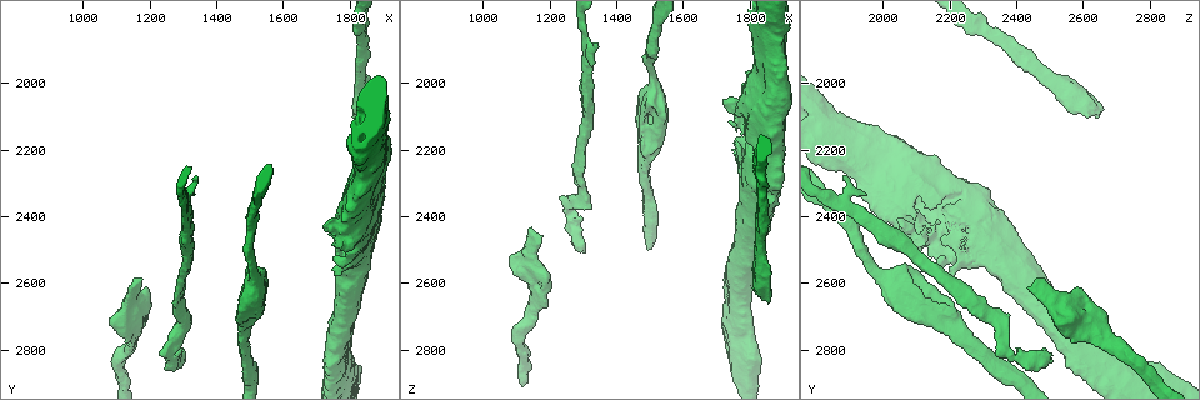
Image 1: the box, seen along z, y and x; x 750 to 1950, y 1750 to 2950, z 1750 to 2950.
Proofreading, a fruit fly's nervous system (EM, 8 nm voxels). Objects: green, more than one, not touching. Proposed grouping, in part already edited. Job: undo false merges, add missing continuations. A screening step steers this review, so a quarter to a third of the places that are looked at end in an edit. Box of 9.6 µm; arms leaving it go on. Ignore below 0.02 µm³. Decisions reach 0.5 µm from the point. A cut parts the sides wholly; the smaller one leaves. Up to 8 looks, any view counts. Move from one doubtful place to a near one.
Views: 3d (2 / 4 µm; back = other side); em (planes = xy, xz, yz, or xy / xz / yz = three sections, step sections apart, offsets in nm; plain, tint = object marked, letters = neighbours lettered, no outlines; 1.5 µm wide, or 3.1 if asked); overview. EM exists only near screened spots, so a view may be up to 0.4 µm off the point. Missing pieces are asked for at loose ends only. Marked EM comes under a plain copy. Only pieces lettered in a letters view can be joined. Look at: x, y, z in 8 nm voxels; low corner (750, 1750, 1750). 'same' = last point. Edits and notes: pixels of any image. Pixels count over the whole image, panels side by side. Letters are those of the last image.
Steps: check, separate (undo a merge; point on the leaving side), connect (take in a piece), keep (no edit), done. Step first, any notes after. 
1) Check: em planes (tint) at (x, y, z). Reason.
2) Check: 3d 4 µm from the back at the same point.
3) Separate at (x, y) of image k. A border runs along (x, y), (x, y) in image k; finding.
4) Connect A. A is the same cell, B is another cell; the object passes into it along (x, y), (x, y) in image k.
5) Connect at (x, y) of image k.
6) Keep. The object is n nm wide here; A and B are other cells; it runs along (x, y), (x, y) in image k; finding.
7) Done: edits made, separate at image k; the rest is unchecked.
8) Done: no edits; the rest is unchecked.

Check: em yz step 8 (tint) at (1140, 2610, 2440). Branch stops here.

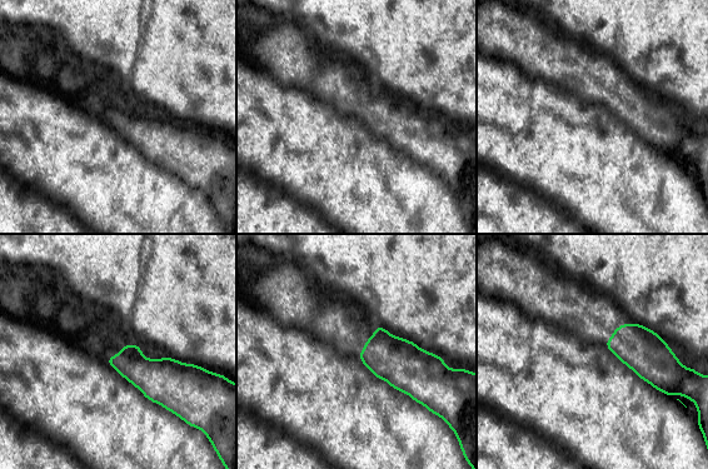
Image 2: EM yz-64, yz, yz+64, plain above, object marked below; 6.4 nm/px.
Check: em planes (tint) at the same point. Another direction.

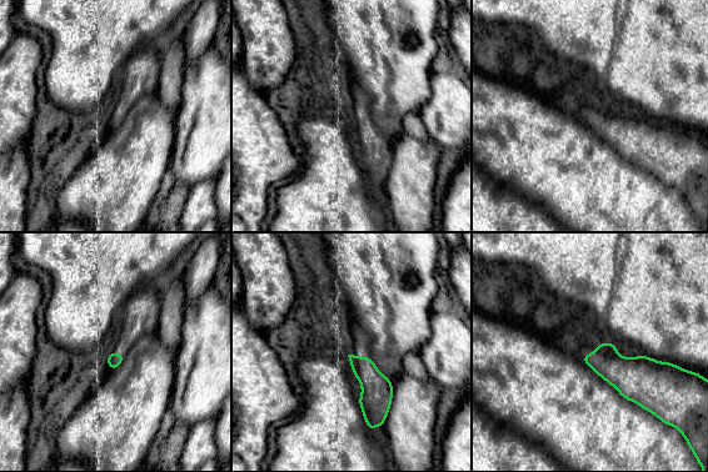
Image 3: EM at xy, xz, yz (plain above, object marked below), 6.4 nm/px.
Check: em planes (letters) at the same point.

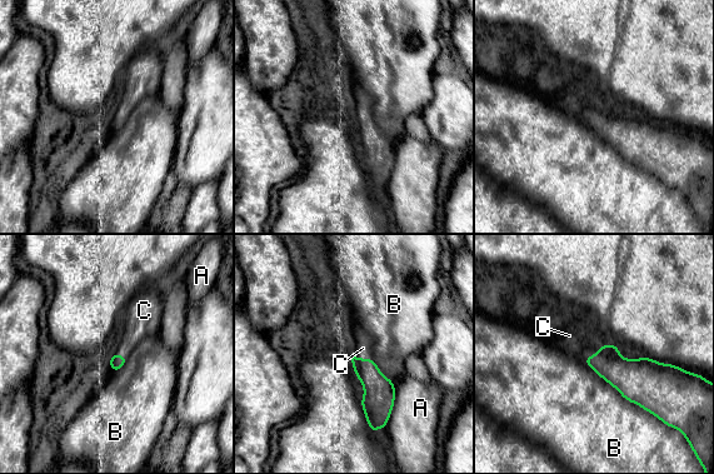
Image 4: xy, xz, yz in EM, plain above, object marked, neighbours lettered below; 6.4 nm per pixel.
Connect C. The longest contact is with B, 550 nm; C is the same cell, A and B are other cells; it goes on there.

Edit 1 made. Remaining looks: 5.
Check: 3d 4 µm at (1860, 2100, 2650). Free end.

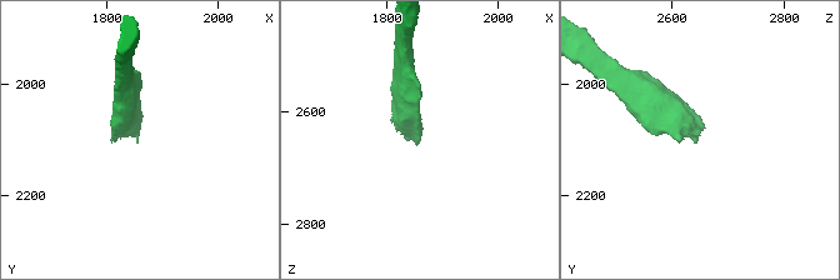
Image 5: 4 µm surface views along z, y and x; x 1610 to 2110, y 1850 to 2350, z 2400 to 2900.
Check: em planes (tint) at (1855, 2100, 2645). Now the EM.

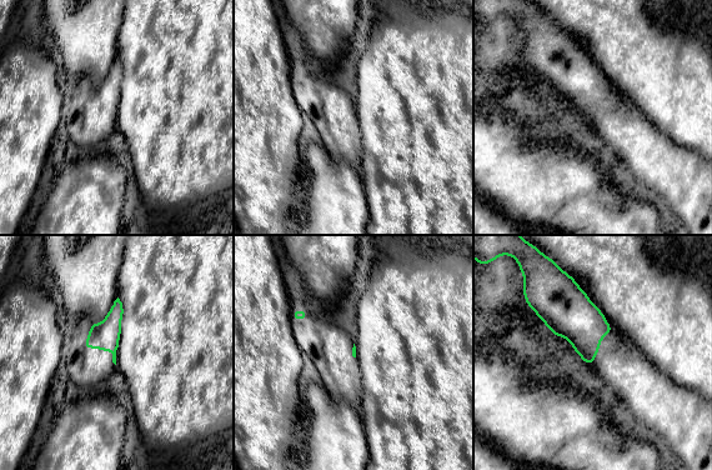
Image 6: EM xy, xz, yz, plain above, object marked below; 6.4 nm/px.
Check: em planes (letters) at the same point. What lies round it.

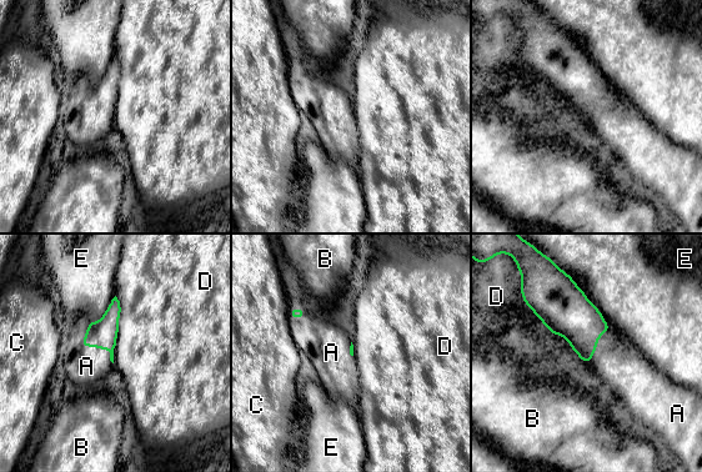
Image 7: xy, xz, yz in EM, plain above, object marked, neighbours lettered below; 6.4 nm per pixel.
Connect A. The longest contact is with E, 480 nm; A is the same cell, B, C, D and E are other cells; it goes on there.

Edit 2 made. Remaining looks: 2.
Check: overview. Redraw.

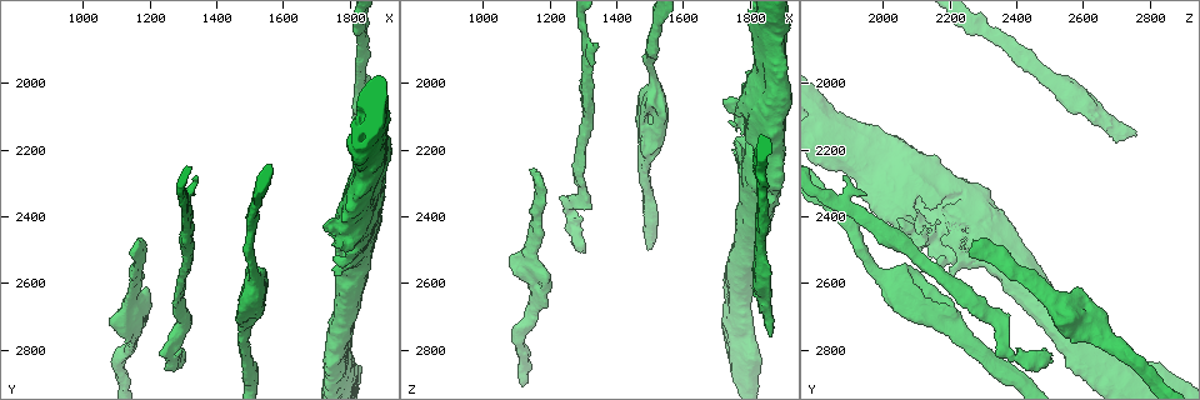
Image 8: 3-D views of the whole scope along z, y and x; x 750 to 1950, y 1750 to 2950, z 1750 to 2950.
Check: em planes (letters) at (1530, 2610, 2150). An open end.

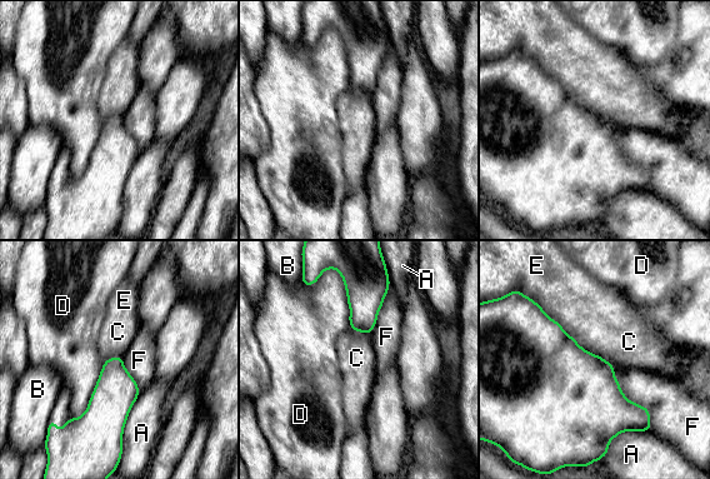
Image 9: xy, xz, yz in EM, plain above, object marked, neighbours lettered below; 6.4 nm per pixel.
Keep. The longest contact is with F, 480 nm; A, B, C, D, E and F are other cells; a border runs along (561, 327), (585, 349), (614, 365) in image 9; none of them fits.

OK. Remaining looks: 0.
Done: edits made, connect at image 4, connect at image 7; the rest is unchecked.

